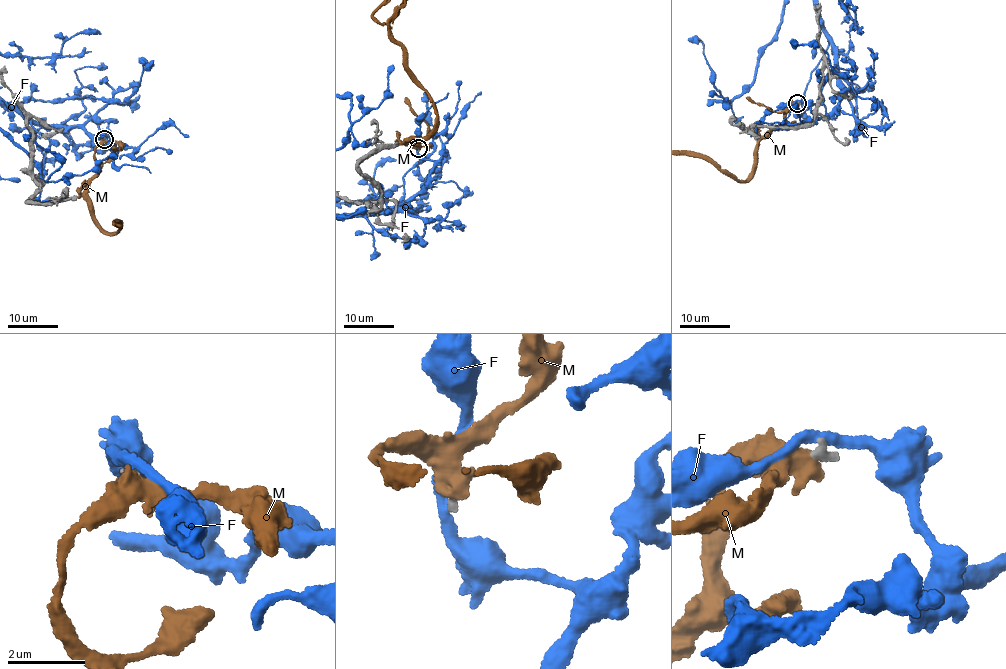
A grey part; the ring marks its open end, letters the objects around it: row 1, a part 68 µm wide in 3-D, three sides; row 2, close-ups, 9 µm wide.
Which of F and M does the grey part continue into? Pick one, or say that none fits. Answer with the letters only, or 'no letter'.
M

